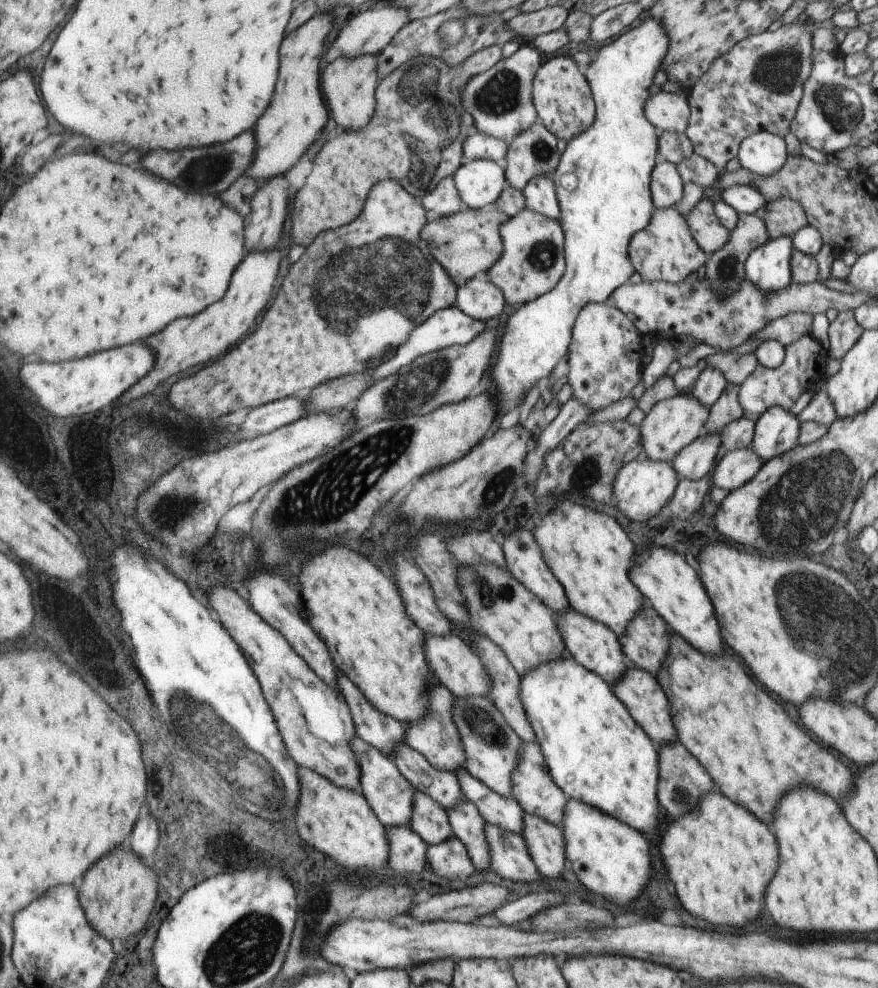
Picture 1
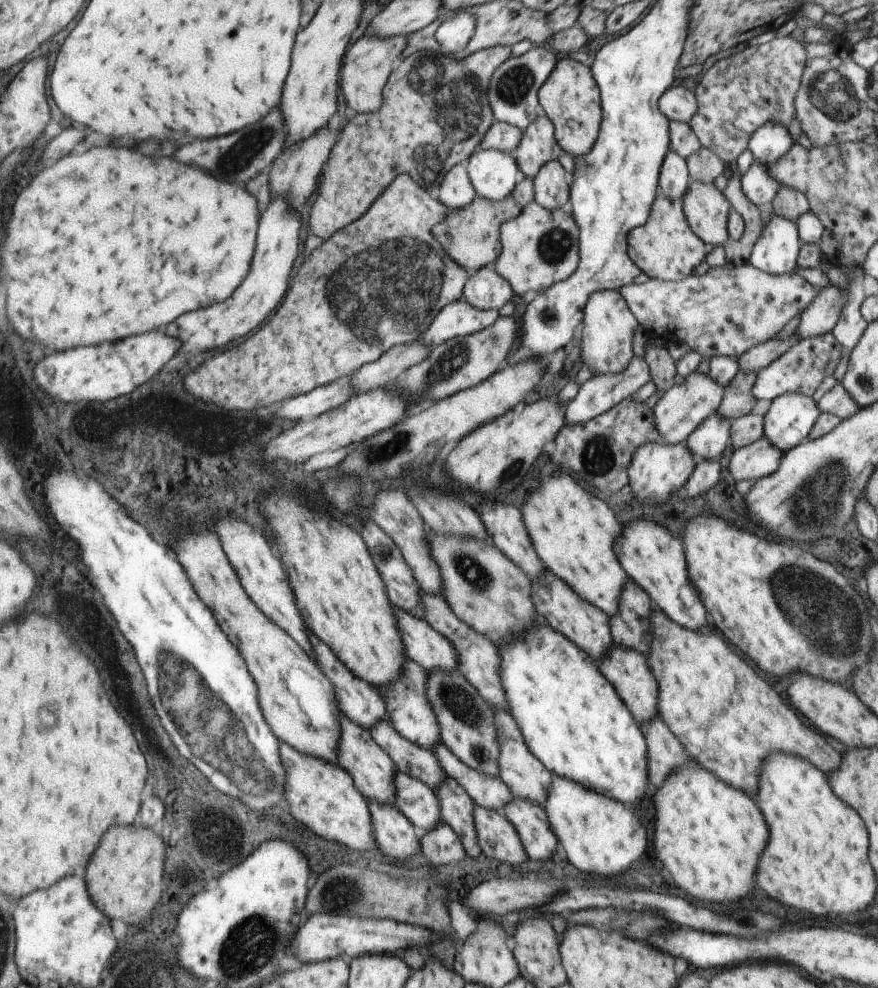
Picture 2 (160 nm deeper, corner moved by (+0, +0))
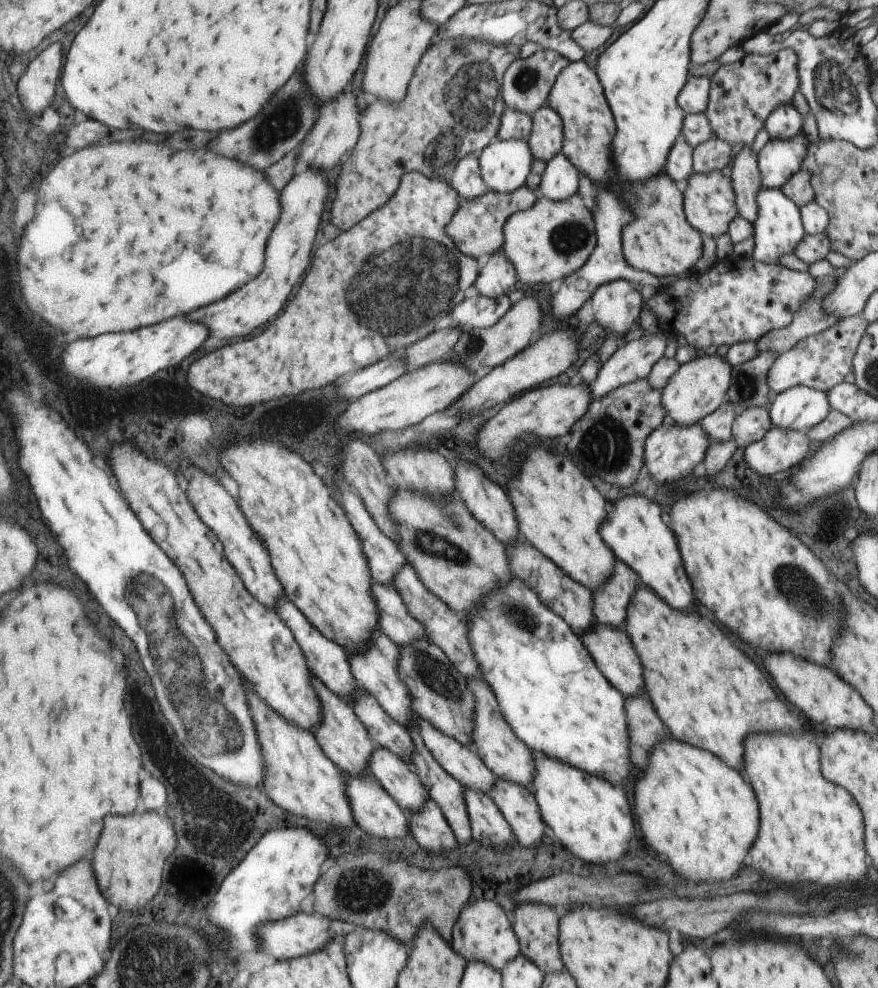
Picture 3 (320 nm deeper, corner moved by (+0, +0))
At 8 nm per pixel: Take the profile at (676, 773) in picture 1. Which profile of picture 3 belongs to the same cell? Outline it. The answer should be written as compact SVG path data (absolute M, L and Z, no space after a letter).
M645 694L624 697L624 713L629 741L628 757L632 766L639 770L646 765L650 748L655 740L663 738L665 730Z

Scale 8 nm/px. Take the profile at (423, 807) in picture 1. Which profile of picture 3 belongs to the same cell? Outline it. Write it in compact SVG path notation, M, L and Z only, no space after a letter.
M377 747L368 768L382 785L396 798L409 820L423 808L430 797L419 775L407 760L387 747Z

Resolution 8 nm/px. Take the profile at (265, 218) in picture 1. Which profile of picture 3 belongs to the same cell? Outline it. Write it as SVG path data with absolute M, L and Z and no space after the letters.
M350 90L339 93L336 99L324 102L319 110L319 120L306 140L301 144L300 166L313 167L319 170L331 170L341 162L347 150L353 150L361 136L361 112Z

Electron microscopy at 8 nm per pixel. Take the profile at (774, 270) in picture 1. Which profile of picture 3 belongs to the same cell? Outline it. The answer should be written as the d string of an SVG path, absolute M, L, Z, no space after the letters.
M760 187L756 194L756 203L759 212L752 222L754 230L752 258L759 262L777 263L779 255L793 252L804 238L805 232L803 220L800 218L800 207L789 197L786 197L780 188Z

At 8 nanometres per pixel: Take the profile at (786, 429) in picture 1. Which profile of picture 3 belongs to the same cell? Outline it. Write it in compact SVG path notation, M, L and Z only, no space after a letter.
M795 385L771 397L767 406L773 426L807 431L830 411L826 391Z

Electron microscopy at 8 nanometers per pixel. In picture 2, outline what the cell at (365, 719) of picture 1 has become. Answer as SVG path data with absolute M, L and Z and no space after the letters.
M309 628L307 630L309 630L308 635L316 653L315 662L320 666L323 674L333 683L333 686L336 687L340 710L349 718L352 718L353 722L359 723L367 729L371 728L377 721L389 720L388 710L379 690L351 672L351 669L333 652L331 647L327 646L325 641L322 641Z

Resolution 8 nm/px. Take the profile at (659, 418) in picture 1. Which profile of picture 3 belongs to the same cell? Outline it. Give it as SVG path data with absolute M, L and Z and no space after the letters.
M713 350L705 351L703 356L696 356L678 365L678 369L661 388L662 406L669 413L671 421L678 425L689 426L711 414L726 399L726 390L731 380L730 372L730 364Z

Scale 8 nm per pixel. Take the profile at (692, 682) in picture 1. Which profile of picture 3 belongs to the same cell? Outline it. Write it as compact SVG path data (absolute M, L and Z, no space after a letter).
M639 585L632 592L631 601L628 602L627 618L624 620L623 630L628 634L633 646L637 646L637 654L641 654L641 662L645 662L645 692L647 692L647 696L649 696L655 712L657 712L657 716L669 728L671 736L676 739L679 738L683 742L693 742L693 746L701 746L703 750L713 750L713 754L721 754L721 758L725 758L725 762L729 762L729 766L737 766L739 768L741 766L741 752L743 752L741 750L741 740L745 738L745 734L749 734L749 732L793 732L793 730L799 730L801 728L801 724L797 722L797 718L793 714L789 714L787 706L771 690L771 686L769 686L767 678L763 676L763 672L747 656L743 656L743 652L737 650L737 646L731 644L729 638L721 632L721 628L717 624L713 624L709 618L705 618L705 616L701 616L697 612L691 612L691 614L685 616L685 612L673 610L663 600L659 600L657 593Z

